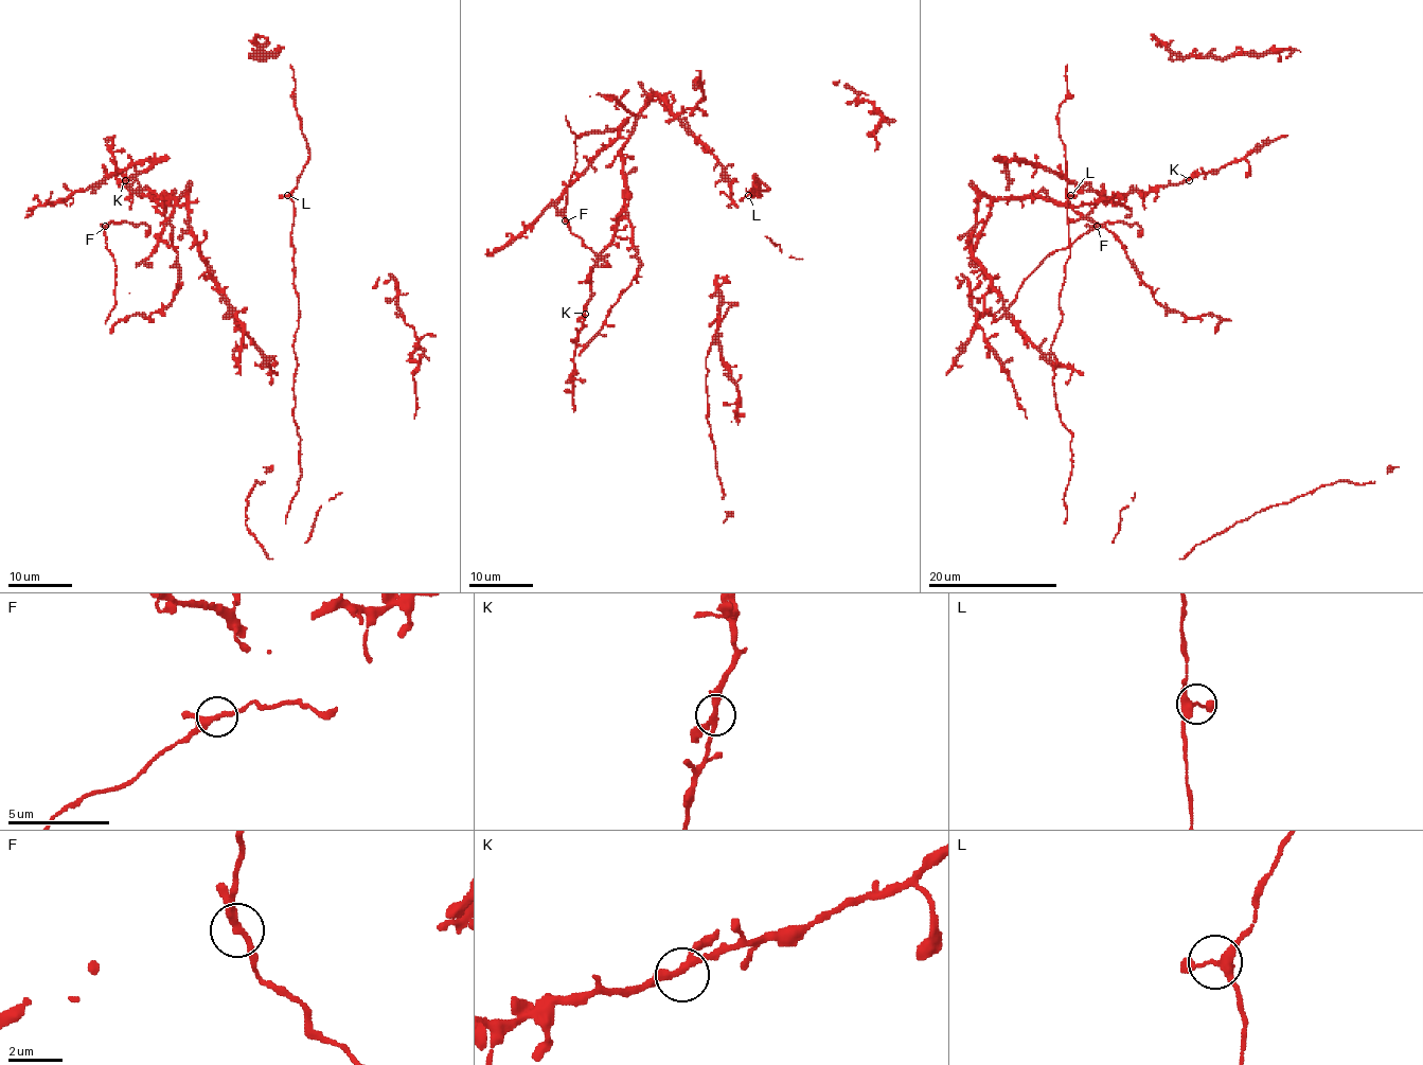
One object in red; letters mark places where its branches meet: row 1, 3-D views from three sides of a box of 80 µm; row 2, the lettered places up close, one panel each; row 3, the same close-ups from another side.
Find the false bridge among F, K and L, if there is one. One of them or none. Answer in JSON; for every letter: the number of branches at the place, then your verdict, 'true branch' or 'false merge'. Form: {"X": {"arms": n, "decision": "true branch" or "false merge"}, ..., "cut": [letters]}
{"F": {"arms": 3, "decision": "true branch"}, "K": {"arms": 3, "decision": "true branch"}, "L": {"arms": 3, "decision": "true branch"}, "cut": []}

